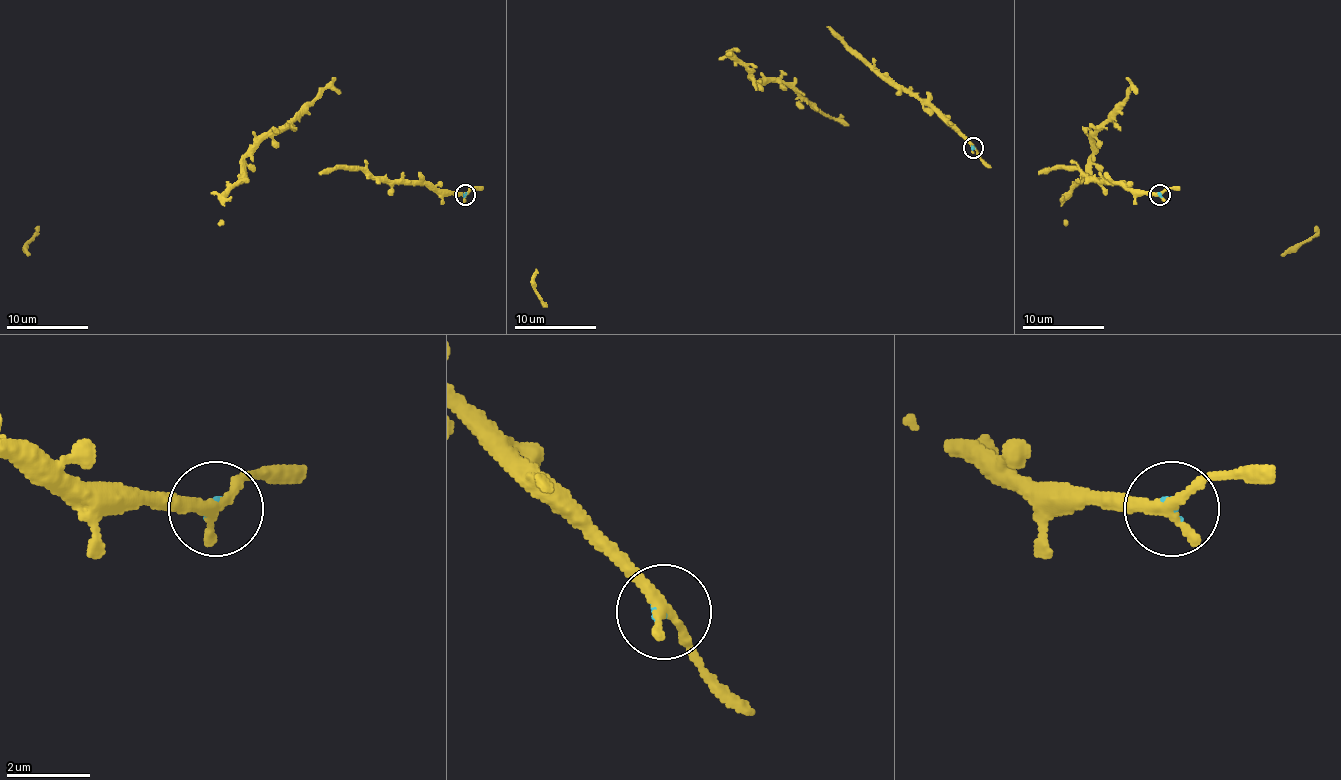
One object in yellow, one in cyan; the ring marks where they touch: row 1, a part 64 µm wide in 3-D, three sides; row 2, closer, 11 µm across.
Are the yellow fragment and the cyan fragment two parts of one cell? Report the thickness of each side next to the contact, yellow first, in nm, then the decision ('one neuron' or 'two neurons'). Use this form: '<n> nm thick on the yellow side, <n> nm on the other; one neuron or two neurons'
260 nm thick on the yellow side, 100 nm on the other; two neurons

